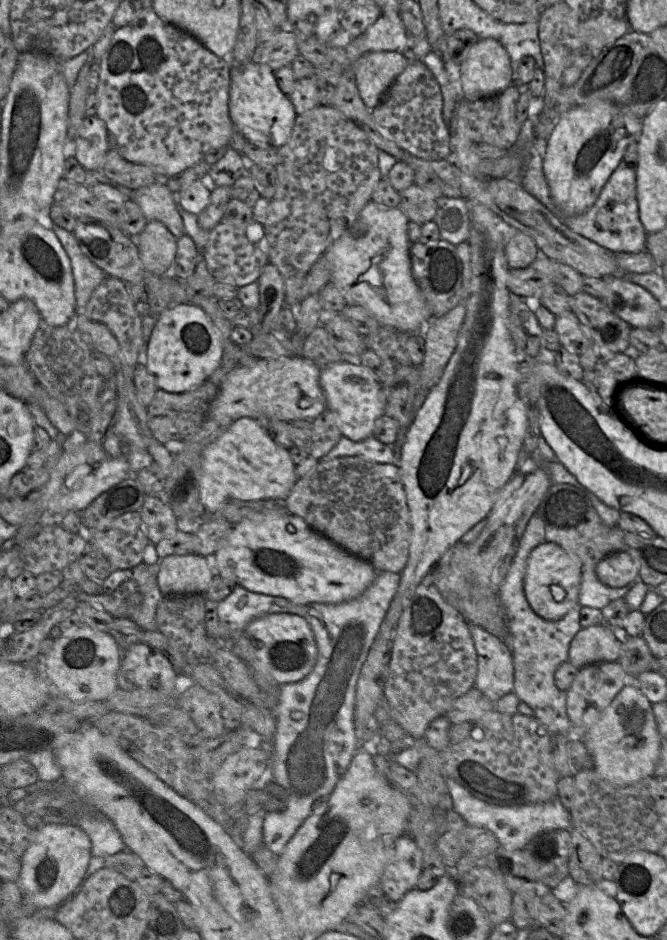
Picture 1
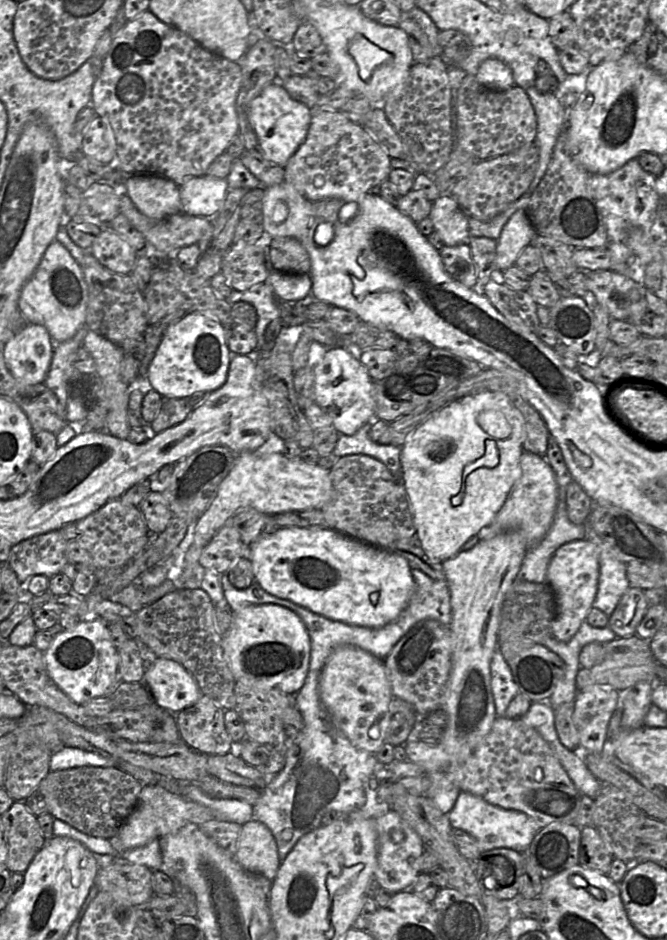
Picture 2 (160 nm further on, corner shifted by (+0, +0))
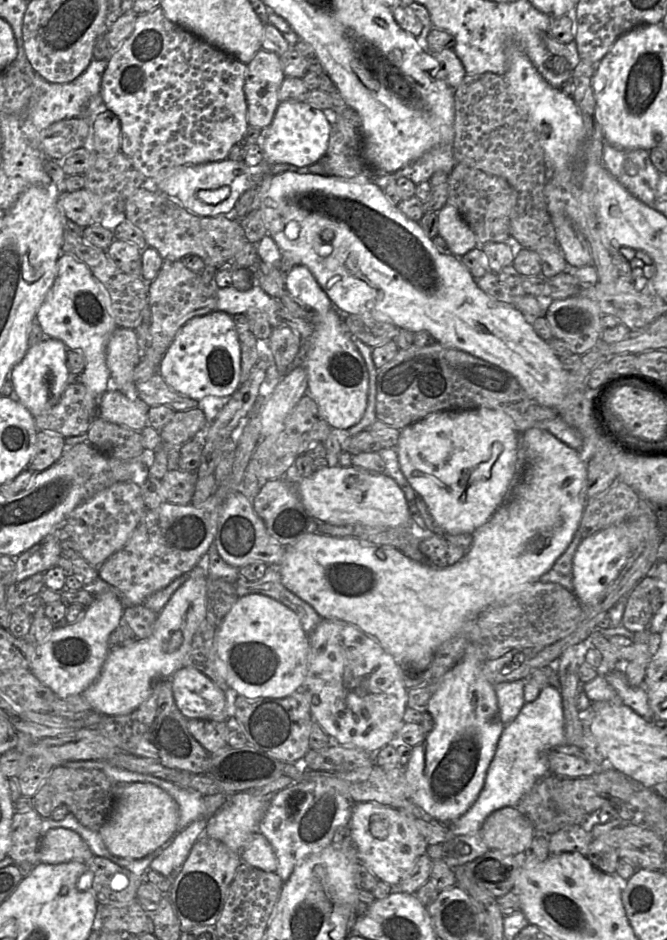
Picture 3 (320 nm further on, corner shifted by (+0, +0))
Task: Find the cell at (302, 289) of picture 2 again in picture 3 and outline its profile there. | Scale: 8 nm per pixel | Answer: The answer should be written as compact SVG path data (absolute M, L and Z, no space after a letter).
M294 265L286 270L285 285L294 297L316 313L305 365L308 394L317 403L322 417L332 429L347 430L362 419L367 408L369 373L364 358L345 325L345 315L335 308L306 266Z

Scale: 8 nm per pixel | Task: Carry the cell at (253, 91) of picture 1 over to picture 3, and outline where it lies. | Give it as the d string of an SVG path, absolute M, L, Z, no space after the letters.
M307 101L280 102L272 123L264 129L261 139L264 161L269 164L287 163L297 167L319 162L327 152L332 124L333 118L328 112Z

